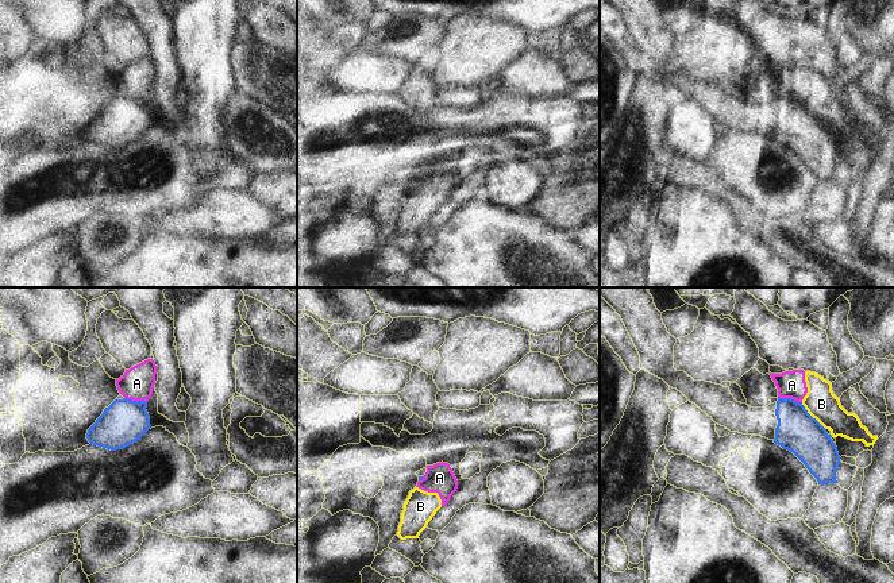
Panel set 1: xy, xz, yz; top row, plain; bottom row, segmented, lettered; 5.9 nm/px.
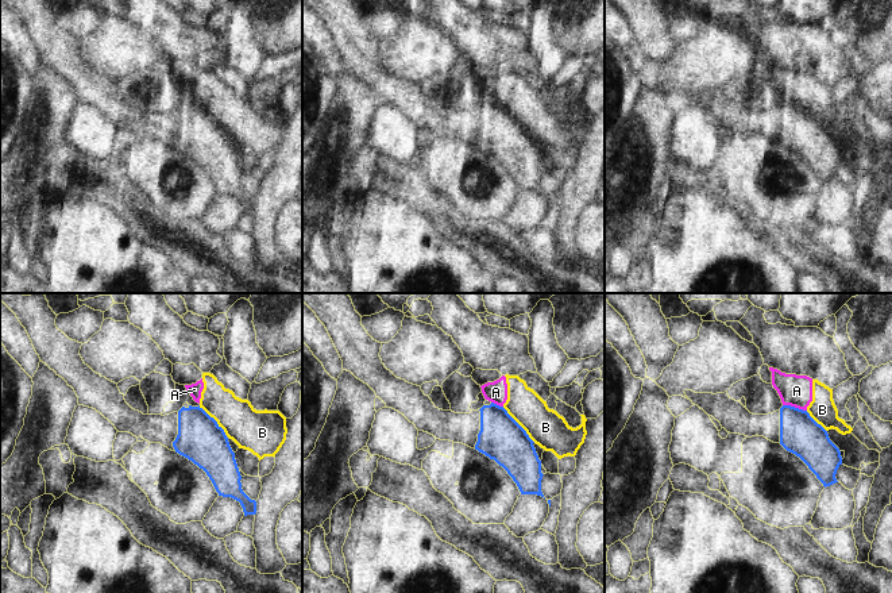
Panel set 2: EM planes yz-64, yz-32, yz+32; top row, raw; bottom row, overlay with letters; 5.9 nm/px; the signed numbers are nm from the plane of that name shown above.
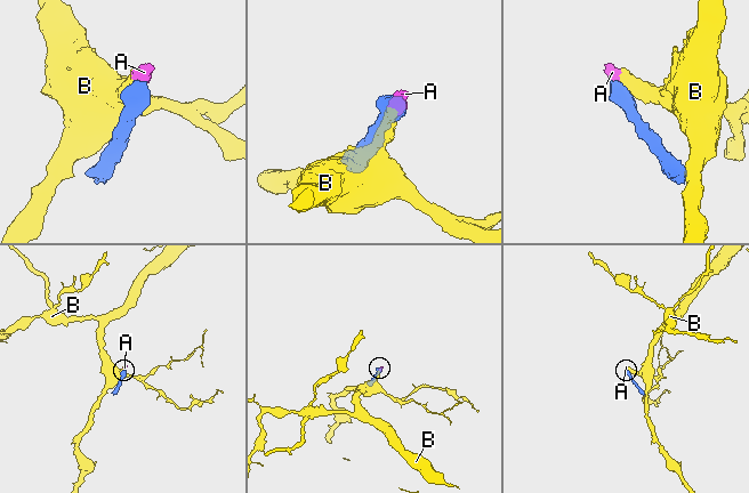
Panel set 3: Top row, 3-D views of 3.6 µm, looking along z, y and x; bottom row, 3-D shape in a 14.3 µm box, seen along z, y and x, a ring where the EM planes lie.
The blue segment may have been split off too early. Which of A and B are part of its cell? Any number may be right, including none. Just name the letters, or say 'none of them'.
none of them

